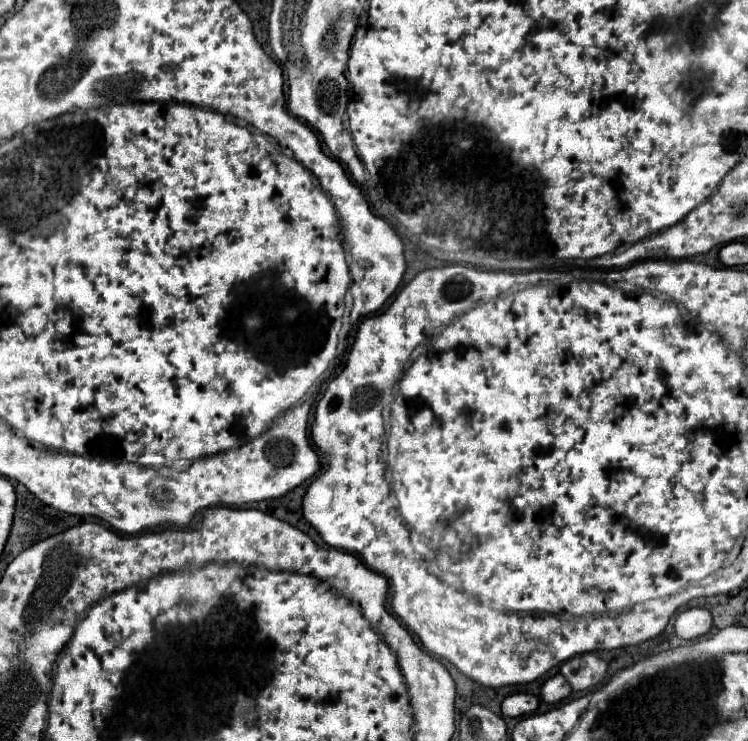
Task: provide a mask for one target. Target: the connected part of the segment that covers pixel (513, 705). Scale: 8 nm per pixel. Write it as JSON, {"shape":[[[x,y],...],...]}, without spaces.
{"shape":[[[513,694],[513,696],[507,696],[501,704],[501,712],[503,716],[525,716],[525,714],[533,714],[537,712],[539,708],[539,698],[533,696],[533,694]]]}

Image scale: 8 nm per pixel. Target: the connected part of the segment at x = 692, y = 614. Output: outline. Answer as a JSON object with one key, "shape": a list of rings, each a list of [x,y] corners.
{"shape":[[[687,608],[675,620],[675,632],[683,640],[705,636],[711,630],[711,612],[705,608]]]}

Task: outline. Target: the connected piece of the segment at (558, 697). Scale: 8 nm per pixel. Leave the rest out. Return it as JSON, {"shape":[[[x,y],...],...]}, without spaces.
{"shape":[[[555,674],[553,678],[549,678],[543,688],[541,688],[541,698],[547,704],[559,704],[561,700],[565,700],[571,694],[571,688],[567,684],[567,680],[561,674]]]}

